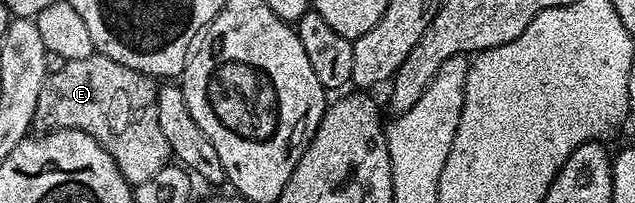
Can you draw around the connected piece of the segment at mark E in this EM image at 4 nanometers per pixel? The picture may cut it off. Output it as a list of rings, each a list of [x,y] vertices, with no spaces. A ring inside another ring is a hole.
[[[96,54],[89,58],[69,60],[60,71],[48,75],[47,81],[41,86],[41,95],[37,97],[34,127],[40,133],[60,132],[64,128],[89,134],[109,153],[113,162],[117,162],[121,174],[133,186],[149,182],[149,178],[153,178],[153,174],[160,172],[172,159],[171,147],[169,142],[165,142],[161,122],[157,122],[156,81],[143,72],[121,66],[121,62],[113,62],[113,58],[108,56]]]

